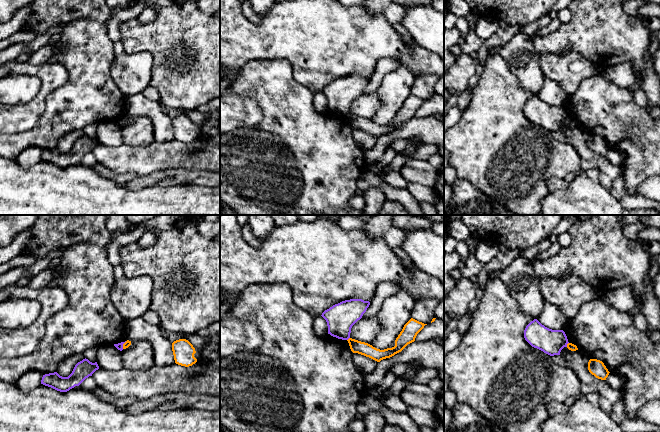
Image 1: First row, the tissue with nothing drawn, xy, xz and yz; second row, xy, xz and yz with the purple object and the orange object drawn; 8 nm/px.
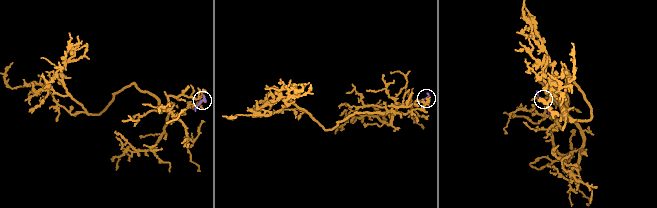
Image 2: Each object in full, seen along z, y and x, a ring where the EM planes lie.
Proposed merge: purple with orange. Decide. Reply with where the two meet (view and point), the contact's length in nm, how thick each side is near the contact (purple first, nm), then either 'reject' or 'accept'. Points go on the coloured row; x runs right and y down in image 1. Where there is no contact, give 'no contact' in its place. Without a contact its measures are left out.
meets purple in yz at (567, 343); contact 40 nm long; 200 nm thick on the purple side, 60 nm on the other; reject

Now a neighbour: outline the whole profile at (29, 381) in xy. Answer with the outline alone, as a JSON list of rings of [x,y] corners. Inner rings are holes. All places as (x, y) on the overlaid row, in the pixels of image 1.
[[[30,371],[23,374],[16,382],[18,388],[28,393],[41,385],[43,374],[37,371]]]

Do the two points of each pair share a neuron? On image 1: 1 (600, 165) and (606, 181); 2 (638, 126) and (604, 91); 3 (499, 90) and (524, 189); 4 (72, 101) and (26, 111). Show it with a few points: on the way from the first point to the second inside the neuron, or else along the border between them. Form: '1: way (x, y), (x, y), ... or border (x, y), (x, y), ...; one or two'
1: way (604, 169), (606, 177); one
2: way (629, 117), (612, 100); one
3: way (499, 115), (499, 150), (511, 164); one
4: border (59, 87), (46, 97), (46, 107), (33, 127); two

